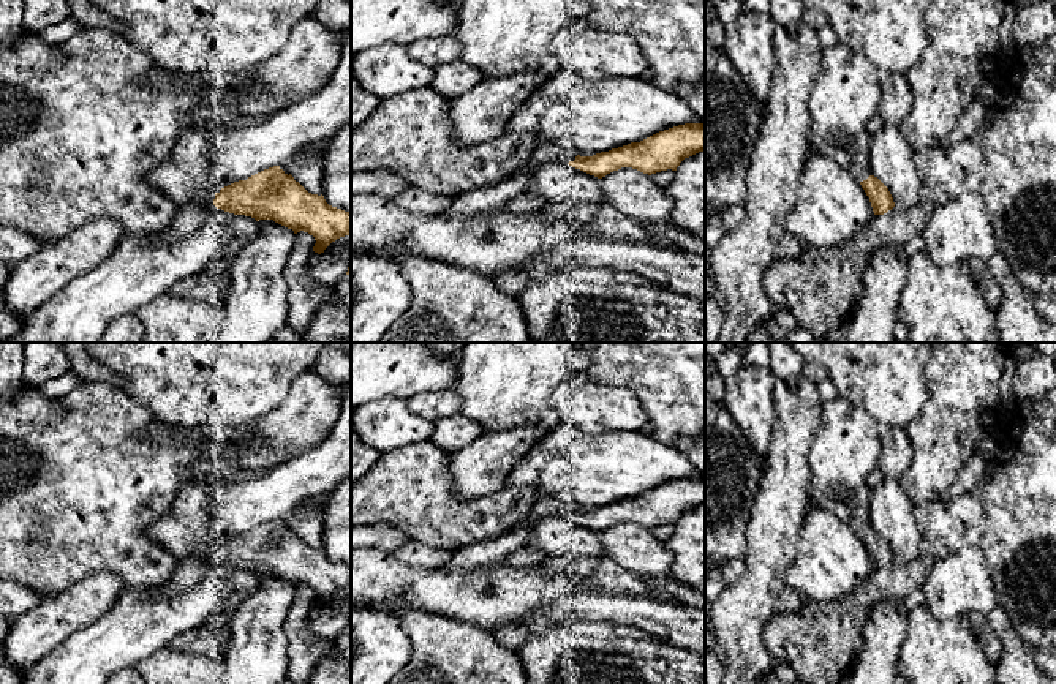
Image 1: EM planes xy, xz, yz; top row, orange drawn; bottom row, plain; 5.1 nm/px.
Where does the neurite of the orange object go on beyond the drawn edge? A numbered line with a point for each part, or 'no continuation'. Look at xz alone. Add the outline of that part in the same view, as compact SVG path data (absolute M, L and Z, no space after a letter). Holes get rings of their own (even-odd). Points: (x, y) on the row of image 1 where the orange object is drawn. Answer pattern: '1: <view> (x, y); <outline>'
1: xz (494, 198); M537 145L526 166L493 185L479 185L454 196L452 205L443 215L500 213L507 210L507 202L528 191L533 172L550 161L574 161L577 152L558 145Z

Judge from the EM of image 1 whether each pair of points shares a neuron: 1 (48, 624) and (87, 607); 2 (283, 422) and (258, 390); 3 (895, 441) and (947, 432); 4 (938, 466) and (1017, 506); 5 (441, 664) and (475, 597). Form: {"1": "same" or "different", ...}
{"1": "same", "2": "different", "3": "different", "4": "different", "5": "different"}

